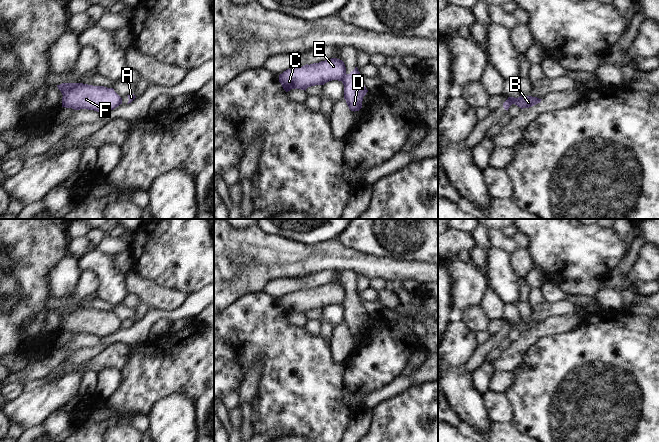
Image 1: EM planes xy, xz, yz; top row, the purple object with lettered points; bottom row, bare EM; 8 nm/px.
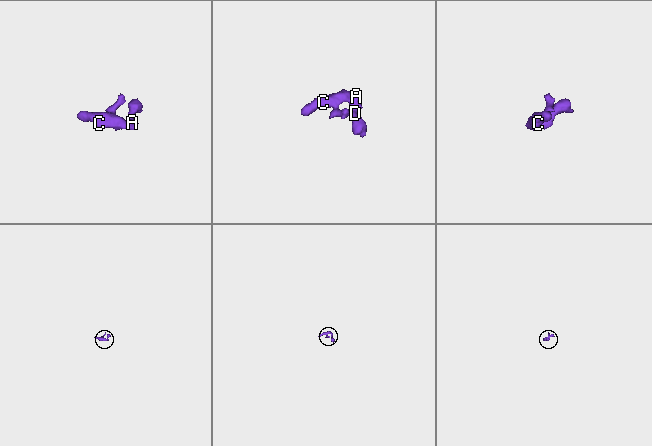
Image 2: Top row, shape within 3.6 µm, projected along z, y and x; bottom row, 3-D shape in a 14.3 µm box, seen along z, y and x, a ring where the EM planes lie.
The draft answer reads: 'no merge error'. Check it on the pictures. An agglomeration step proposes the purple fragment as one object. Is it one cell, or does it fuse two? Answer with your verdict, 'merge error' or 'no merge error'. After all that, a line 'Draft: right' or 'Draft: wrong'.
merge error
Draft: wrong

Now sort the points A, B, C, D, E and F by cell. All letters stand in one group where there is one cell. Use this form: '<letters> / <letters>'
A B D / C E F

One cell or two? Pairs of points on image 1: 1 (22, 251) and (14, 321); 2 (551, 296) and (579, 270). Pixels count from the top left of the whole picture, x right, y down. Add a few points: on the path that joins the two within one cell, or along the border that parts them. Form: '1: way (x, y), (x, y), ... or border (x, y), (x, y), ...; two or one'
1: way (15, 268), (14, 304); one
2: border (545, 281), (550, 281), (559, 286); two

